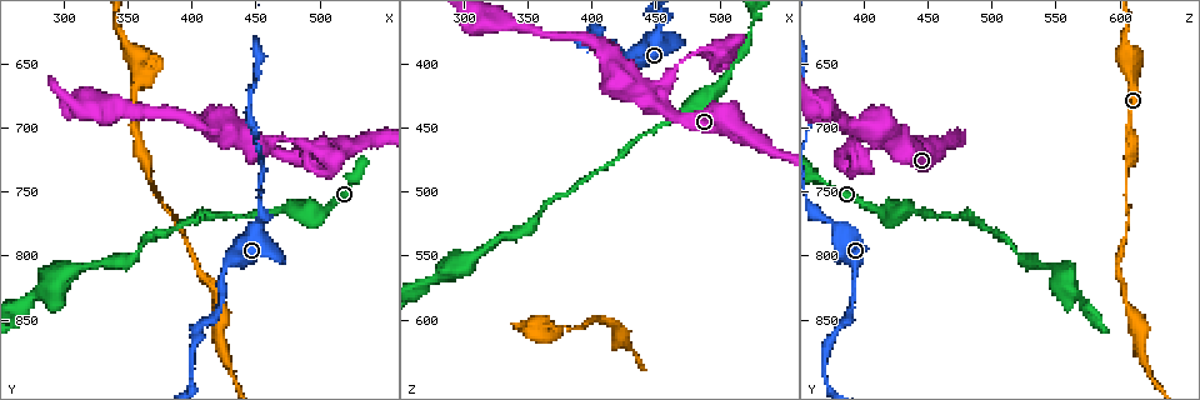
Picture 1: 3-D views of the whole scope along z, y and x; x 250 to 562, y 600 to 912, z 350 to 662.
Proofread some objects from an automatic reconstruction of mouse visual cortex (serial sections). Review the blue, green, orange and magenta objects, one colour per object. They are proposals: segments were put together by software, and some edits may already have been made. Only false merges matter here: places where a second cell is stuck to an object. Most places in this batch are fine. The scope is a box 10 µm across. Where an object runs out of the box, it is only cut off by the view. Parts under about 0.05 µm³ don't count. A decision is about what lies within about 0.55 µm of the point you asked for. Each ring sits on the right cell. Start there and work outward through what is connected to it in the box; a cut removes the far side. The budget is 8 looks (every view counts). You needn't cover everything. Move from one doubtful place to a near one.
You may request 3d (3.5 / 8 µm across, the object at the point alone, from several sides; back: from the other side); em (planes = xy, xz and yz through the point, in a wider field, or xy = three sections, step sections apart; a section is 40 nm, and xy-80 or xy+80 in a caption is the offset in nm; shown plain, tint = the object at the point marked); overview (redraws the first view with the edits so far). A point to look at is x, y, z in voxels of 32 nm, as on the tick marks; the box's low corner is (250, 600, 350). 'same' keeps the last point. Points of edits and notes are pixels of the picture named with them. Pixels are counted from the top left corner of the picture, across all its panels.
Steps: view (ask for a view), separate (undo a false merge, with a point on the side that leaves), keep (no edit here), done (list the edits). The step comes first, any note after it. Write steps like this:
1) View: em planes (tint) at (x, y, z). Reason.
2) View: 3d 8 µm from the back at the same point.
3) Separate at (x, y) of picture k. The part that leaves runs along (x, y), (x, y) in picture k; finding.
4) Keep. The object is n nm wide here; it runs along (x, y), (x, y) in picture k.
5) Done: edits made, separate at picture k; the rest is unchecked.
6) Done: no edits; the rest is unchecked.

View: 3d 3.5 µm from the back at (360, 646, 612). Abrupt turn.

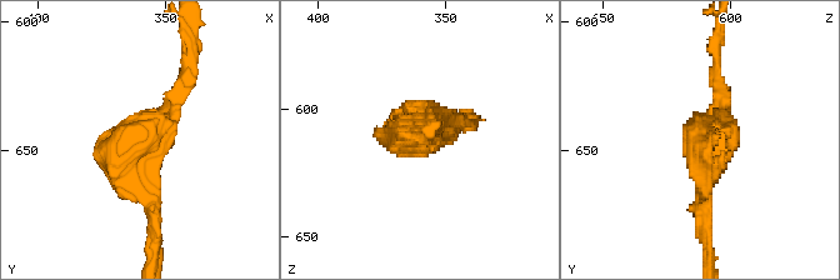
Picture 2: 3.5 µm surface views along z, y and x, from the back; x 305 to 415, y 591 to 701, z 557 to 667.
View: em xy step 3 (tint) at (361, 648, 611).

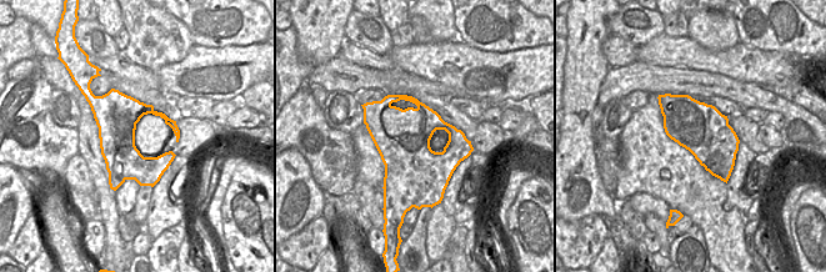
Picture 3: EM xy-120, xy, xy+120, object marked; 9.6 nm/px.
Keep. It runs along (154, 215), (139, 143), (108, 135) in picture 2; one cell here.

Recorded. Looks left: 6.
View: 3d 8 µm at (528, 712, 460). Calibre changes.

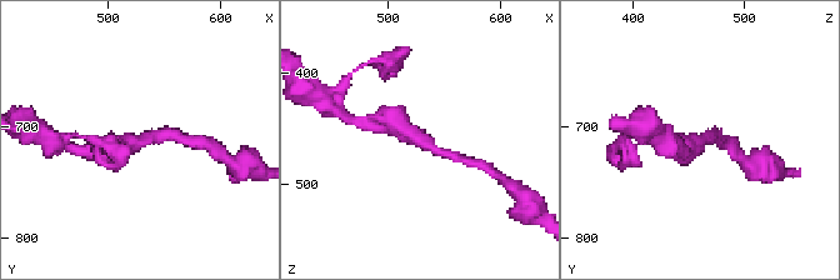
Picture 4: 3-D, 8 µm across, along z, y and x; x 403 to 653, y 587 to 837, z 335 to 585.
View: 3d 3.5 µm from the back at the same point. Zoom in.

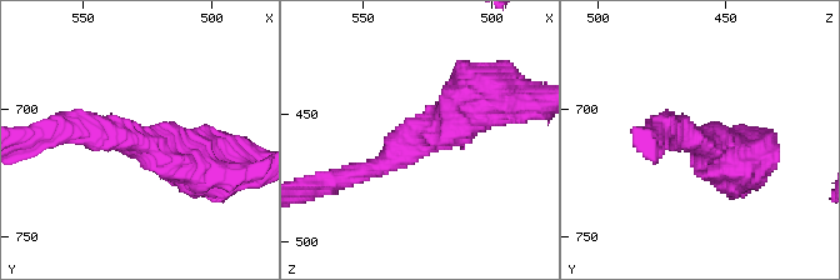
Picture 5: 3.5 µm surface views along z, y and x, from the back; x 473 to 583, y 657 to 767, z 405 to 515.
View: em xy step 1 (tint) at (528, 713, 460). The arms are 250, 600 nm wide.

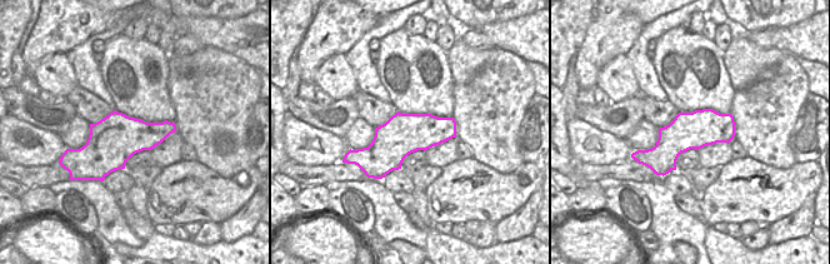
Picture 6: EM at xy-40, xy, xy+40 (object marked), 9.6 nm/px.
Keep. It runs along (730, 119), (640, 154) in picture 6; all the same cell.

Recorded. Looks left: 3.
View: em xy step 3 (tint) at (468, 766, 440). Sudden change in width.

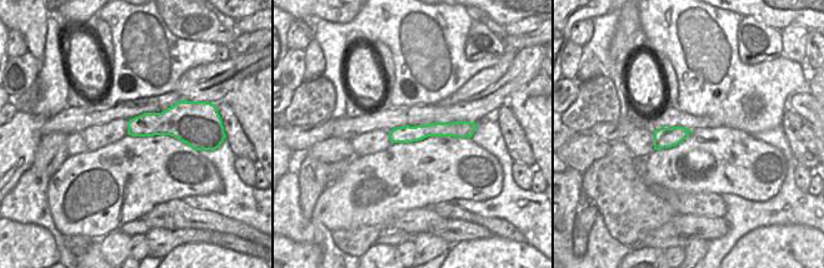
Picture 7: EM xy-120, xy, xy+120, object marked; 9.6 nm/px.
View: 3d 3.5 µm from the back at the same point. See where the arms go.

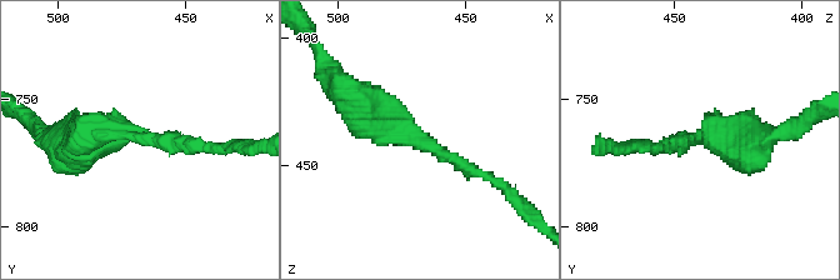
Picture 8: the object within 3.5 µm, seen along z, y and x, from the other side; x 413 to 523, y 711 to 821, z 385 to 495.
Keep. It runs along (467, 129), (430, 129), (391, 135) in picture 7; all the same cell.

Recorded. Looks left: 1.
Done: no edits; the rest is unchecked.

